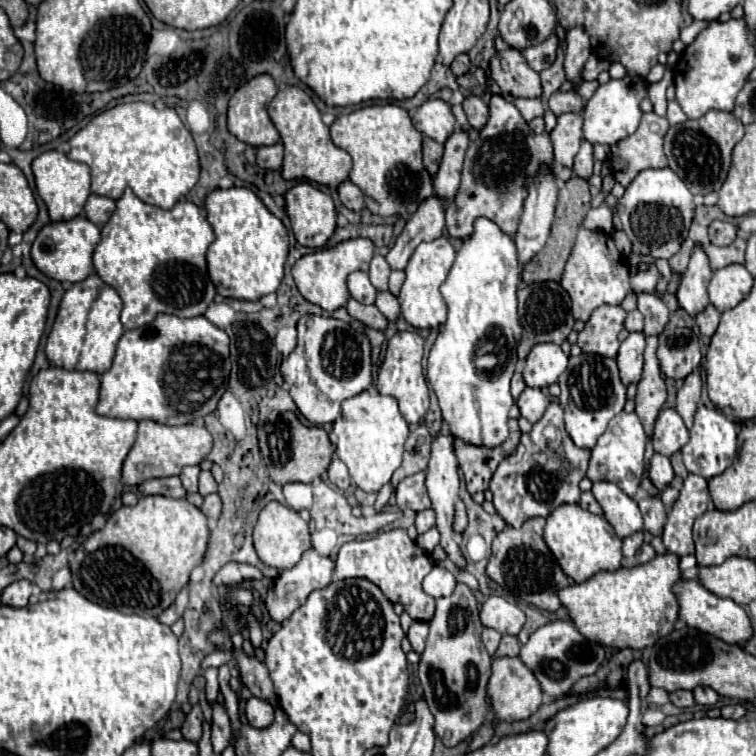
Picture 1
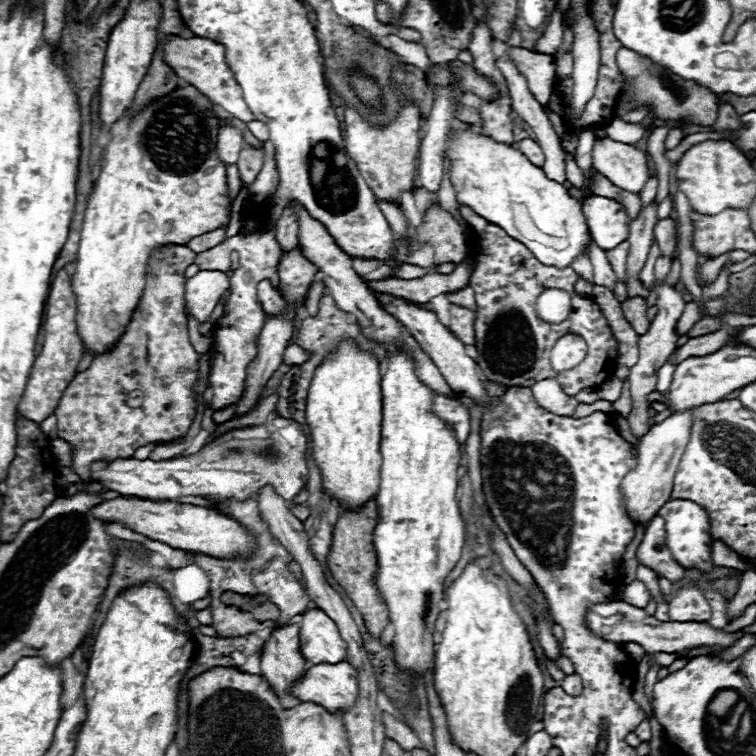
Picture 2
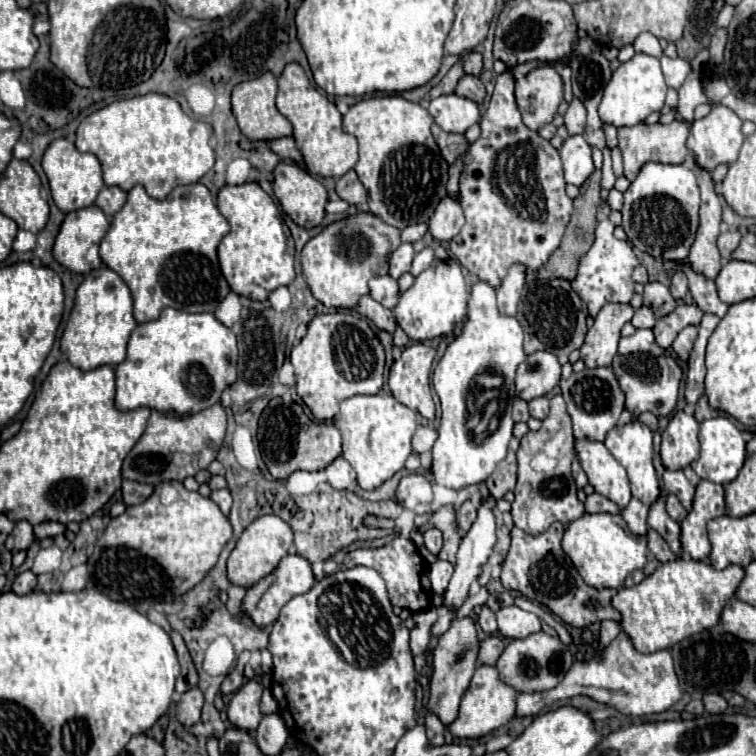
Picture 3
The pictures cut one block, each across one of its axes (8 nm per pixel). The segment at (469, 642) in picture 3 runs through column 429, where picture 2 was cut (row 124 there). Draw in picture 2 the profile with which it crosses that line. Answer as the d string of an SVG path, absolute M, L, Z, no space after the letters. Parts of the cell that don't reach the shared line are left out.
M622 48L618 52L618 66L622 68L622 74L626 76L626 80L636 78L634 96L638 100L638 106L646 104L646 102L652 104L652 112L656 114L656 118L660 118L660 120L672 118L672 120L680 120L680 122L686 120L686 122L696 122L702 126L712 126L716 122L718 104L720 104L718 94L714 94L694 82L682 80L680 76L674 76L670 72L662 72L658 66L640 60L640 56L636 52L630 52L628 48Z

